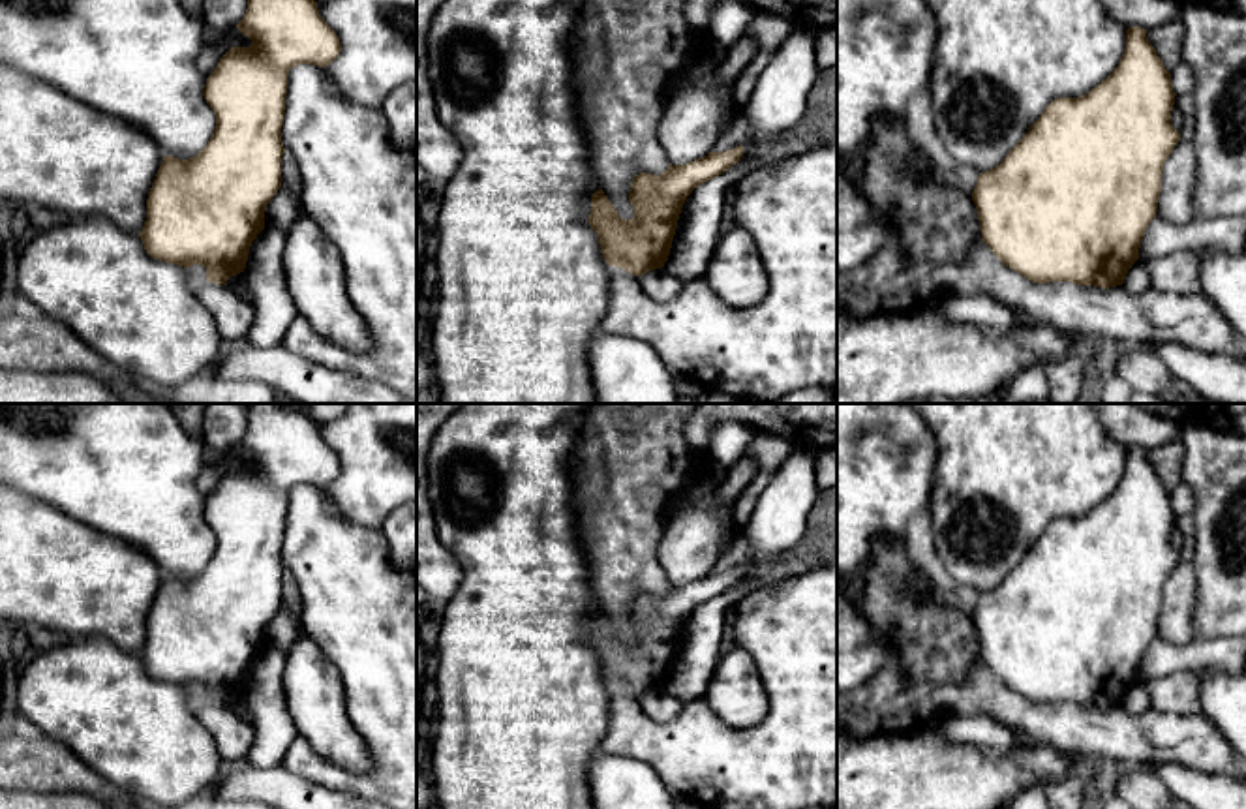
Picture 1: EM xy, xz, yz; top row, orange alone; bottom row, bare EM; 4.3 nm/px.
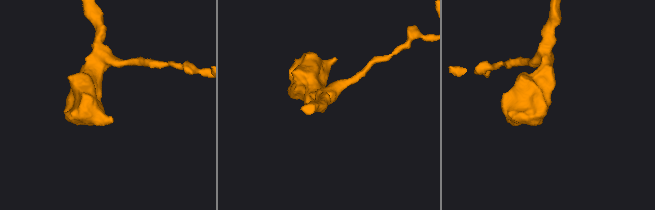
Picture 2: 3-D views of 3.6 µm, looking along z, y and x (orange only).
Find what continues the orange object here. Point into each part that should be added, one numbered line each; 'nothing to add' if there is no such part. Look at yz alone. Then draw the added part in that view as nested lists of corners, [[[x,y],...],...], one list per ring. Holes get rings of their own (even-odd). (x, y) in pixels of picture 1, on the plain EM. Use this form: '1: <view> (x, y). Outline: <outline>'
nothing to add

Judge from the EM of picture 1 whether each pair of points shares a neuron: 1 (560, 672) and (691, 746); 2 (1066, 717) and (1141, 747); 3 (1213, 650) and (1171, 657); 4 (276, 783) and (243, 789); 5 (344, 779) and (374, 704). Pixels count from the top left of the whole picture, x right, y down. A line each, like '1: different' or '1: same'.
1: different
2: same
3: same
4: same
5: same

